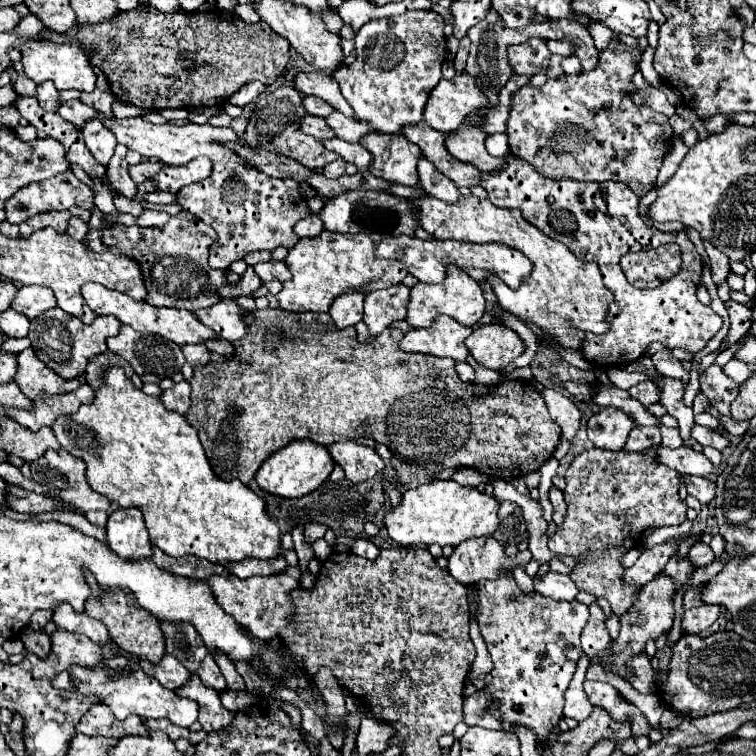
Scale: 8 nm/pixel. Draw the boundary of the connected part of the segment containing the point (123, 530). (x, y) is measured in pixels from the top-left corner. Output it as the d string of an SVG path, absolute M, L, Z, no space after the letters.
M120 508L108 516L106 536L120 558L144 558L152 554L152 542L138 508Z

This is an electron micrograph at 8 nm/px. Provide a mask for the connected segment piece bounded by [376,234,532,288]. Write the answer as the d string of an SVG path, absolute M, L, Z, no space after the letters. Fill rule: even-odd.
M396 236L396 238L386 238L378 244L376 248L378 258L392 258L392 260L402 260L408 268L410 274L414 274L420 282L444 282L446 280L446 270L452 264L458 264L466 272L472 274L482 284L486 284L488 276L494 274L502 282L506 282L510 288L518 288L524 276L532 272L532 262L514 248L508 248L504 244L472 244L472 242L452 242L452 240L420 240L416 236Z

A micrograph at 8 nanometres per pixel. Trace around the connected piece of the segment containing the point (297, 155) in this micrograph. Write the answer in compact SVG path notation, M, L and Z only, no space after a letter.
M282 84L282 86L274 88L272 92L260 96L260 100L256 102L256 108L248 120L248 126L246 126L242 140L250 146L264 148L268 152L276 152L276 154L294 158L308 168L324 168L328 162L336 160L338 156L336 156L336 152L326 150L322 142L318 142L316 138L312 138L300 130L300 120L306 114L308 112L304 108L304 94L298 92L294 86Z

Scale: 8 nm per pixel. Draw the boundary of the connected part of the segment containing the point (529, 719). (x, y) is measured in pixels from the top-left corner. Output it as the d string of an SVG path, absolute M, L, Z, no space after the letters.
M500 576L498 580L484 580L478 584L478 626L492 658L492 682L484 688L486 698L464 700L464 722L470 726L482 726L492 730L512 730L512 724L524 724L536 732L538 742L558 724L564 708L564 692L574 676L576 664L582 656L580 634L590 618L590 610L580 602L548 600L540 594L522 594L516 588L512 576Z

